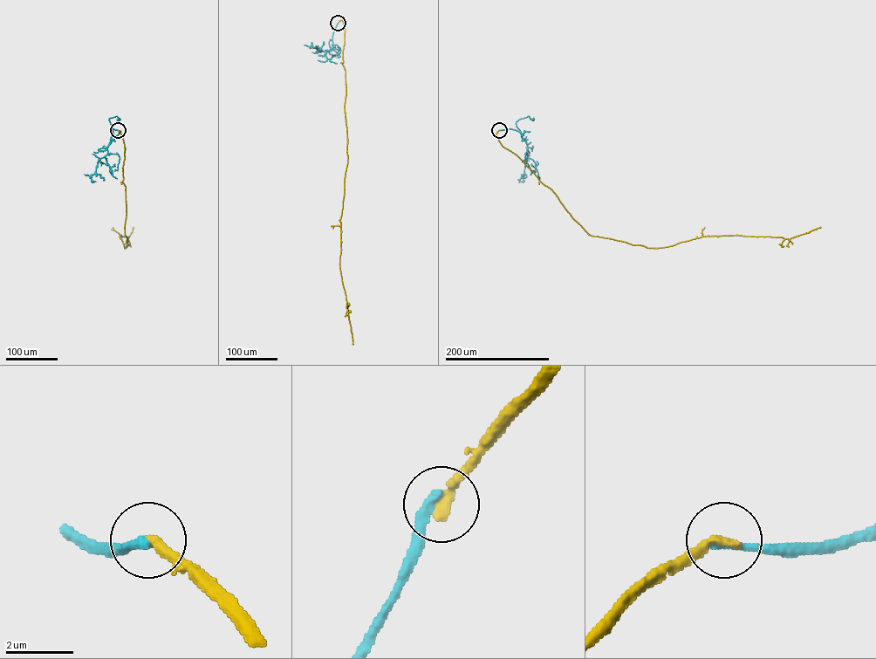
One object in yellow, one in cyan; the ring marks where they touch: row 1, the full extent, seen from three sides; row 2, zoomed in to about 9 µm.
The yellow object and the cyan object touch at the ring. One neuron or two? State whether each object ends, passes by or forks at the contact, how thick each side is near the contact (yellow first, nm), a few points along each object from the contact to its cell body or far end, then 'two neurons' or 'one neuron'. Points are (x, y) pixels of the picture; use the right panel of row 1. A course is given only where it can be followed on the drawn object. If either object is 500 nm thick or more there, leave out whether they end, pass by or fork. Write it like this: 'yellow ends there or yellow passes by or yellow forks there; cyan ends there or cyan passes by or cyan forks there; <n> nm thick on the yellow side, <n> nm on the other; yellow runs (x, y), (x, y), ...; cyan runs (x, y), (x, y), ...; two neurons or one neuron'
yellow ends there; cyan ends there; 340 nm thick on the yellow side, 300 nm on the other; yellow runs (499, 130), (496, 136), (502, 146), (549, 188), (591, 236), (659, 248), (708, 236), (790, 239), (820, 227); cyan runs (499, 130), (515, 129), (521, 133), (516, 122), (528, 116), (533, 120); two neurons

